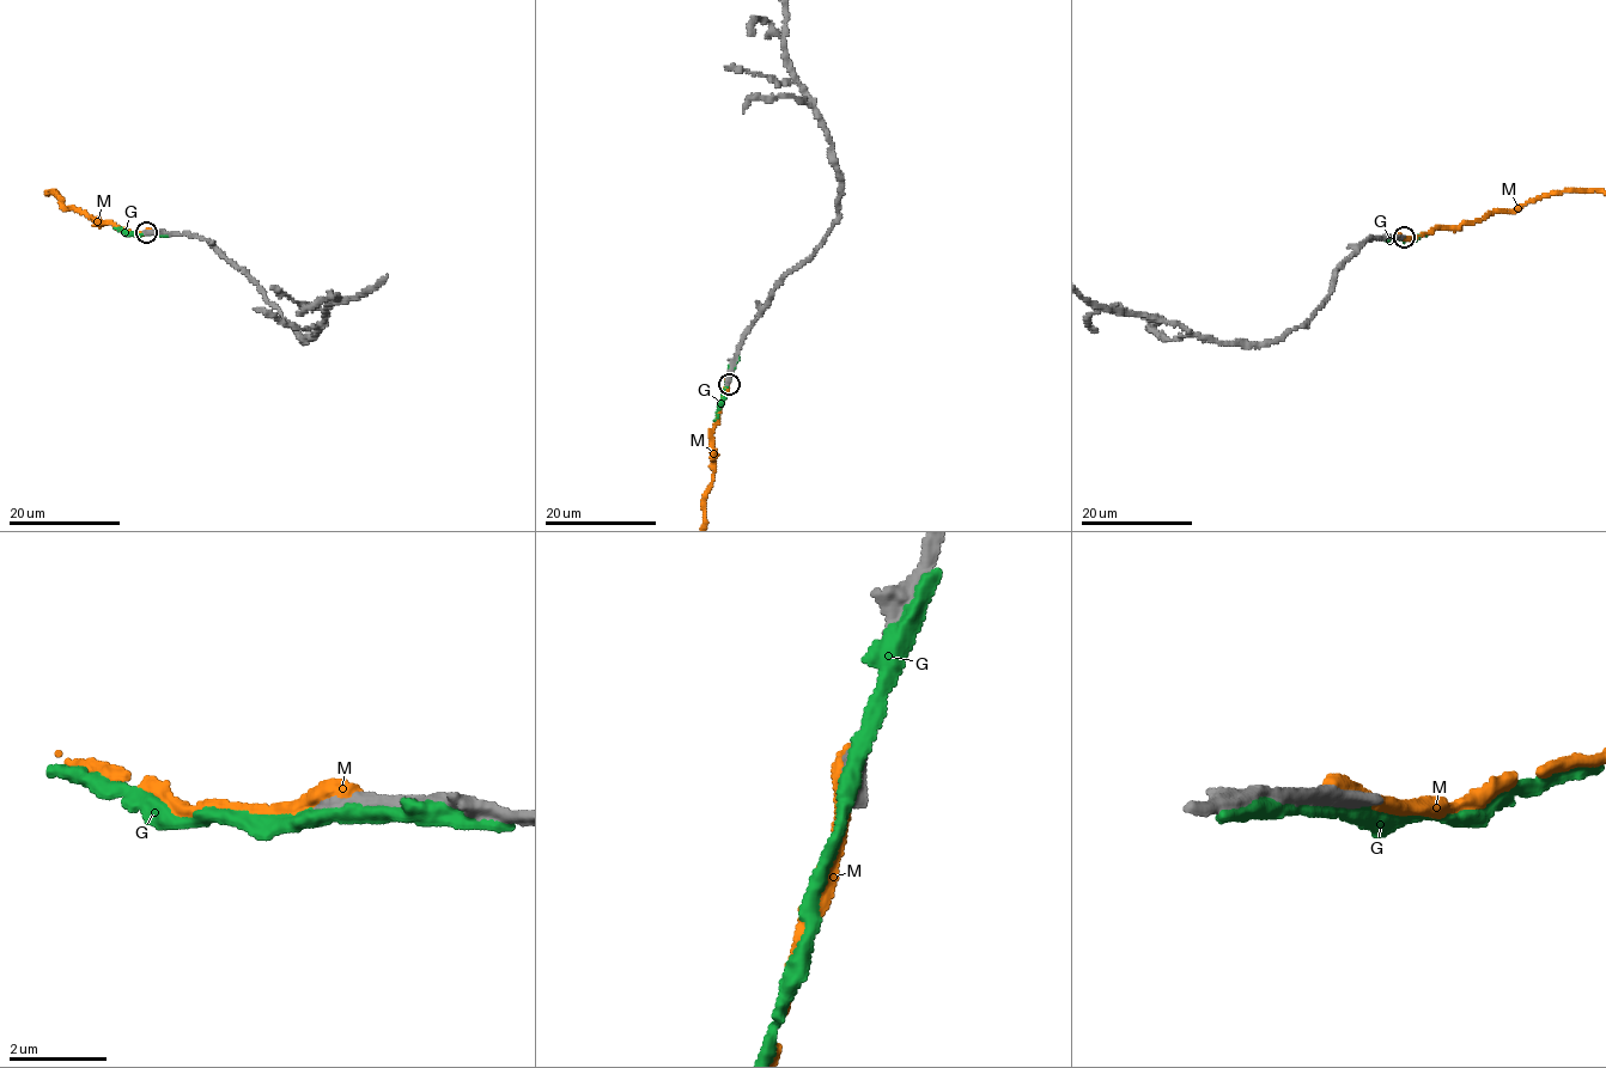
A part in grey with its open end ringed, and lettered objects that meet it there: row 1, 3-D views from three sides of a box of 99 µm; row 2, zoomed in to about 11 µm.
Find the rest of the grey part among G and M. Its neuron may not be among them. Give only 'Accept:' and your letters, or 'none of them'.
Accept: none of them

